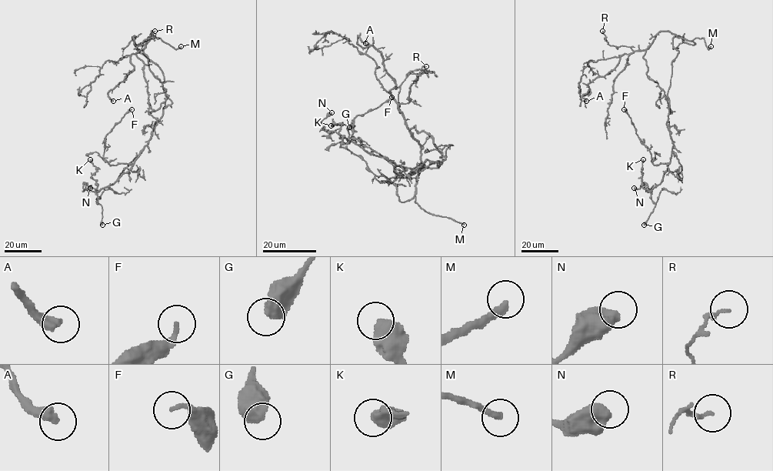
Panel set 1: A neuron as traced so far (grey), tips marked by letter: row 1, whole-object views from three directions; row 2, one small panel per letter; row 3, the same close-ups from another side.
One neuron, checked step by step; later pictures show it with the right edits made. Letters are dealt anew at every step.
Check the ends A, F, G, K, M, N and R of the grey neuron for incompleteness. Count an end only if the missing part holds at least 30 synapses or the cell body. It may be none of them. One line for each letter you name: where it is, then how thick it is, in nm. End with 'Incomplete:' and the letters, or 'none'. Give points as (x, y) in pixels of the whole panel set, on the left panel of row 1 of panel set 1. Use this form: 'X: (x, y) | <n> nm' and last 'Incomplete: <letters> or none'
A: (113, 101) | 400 nm
M: (181, 46) | 280 nm
Incomplete: A, M

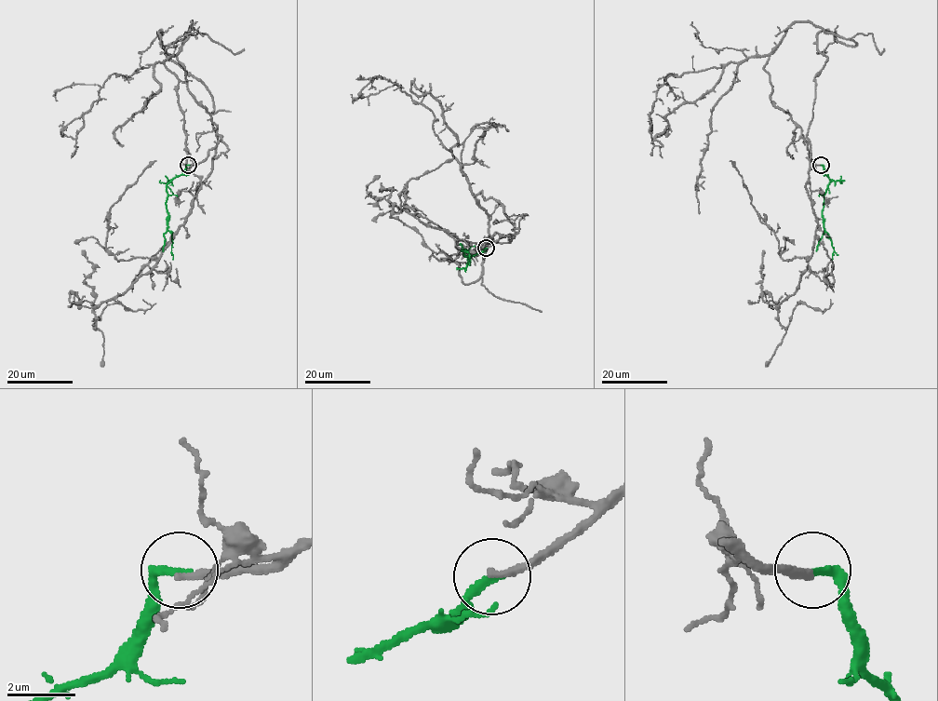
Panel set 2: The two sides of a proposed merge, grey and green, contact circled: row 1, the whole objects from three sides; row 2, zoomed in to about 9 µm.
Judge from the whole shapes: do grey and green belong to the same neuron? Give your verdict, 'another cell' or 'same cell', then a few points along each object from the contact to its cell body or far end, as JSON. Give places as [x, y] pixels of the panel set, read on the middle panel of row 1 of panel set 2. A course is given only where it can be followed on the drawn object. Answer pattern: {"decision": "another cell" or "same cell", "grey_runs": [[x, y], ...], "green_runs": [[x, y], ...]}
{"decision": "same cell", "grey_runs": [[486, 248], [518, 230], [494, 198], [474, 195], [435, 133], [434, 114], [381, 76], [363, 93]], "green_runs": [[486, 248], [469, 257], [462, 250], [469, 253], [469, 260]]}

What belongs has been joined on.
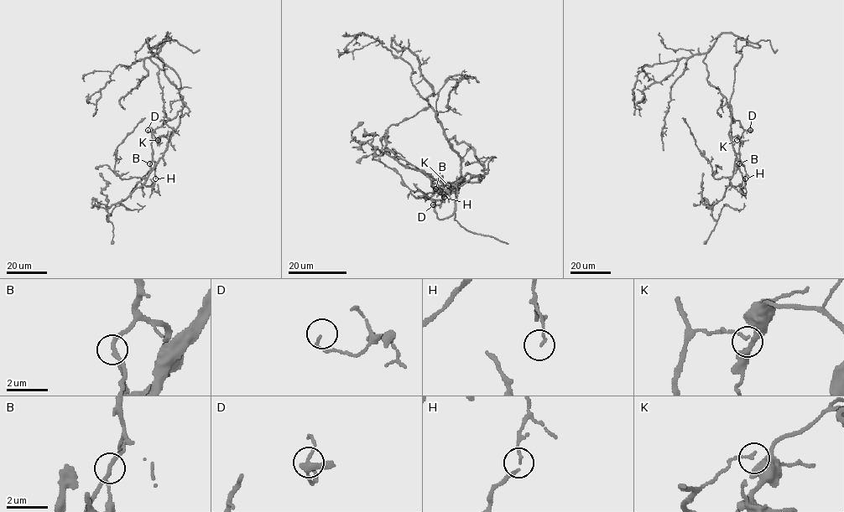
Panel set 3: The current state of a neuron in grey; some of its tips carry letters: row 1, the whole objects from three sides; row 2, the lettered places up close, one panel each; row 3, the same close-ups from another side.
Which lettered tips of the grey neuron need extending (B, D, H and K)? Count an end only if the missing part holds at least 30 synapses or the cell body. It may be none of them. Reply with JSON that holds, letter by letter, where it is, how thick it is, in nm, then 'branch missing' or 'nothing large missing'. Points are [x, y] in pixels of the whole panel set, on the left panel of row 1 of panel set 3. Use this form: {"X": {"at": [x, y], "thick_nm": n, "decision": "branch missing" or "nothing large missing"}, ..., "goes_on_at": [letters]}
{"B": {"at": [149, 163], "thick_nm": 140, "decision": "nothing large missing"}, "D": {"at": [148, 130], "thick_nm": 110, "decision": "nothing large missing"}, "H": {"at": [155, 178], "thick_nm": 90, "decision": "nothing large missing"}, "K": {"at": [158, 140], "thick_nm": 90, "decision": "nothing large missing"}, "goes_on_at": []}

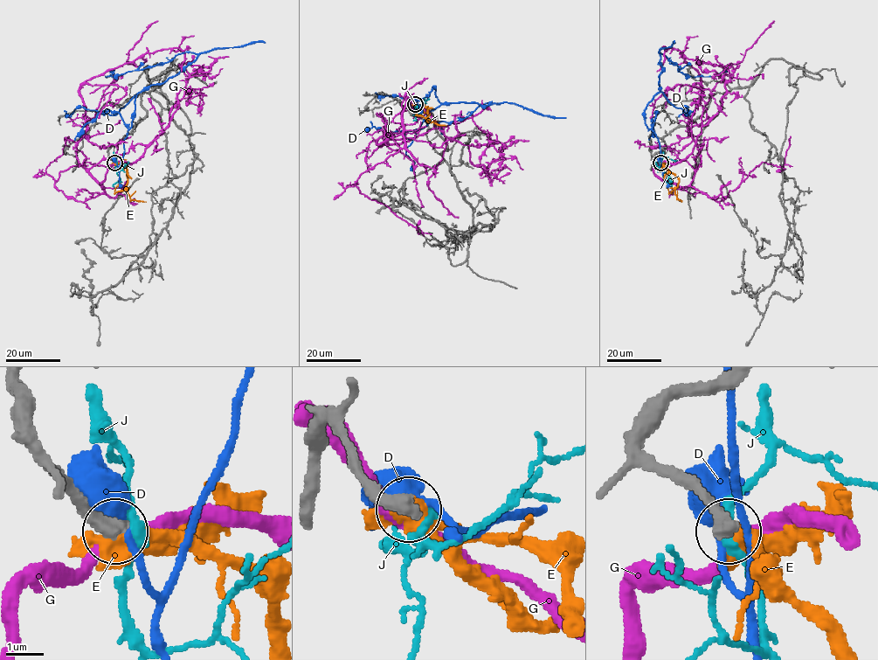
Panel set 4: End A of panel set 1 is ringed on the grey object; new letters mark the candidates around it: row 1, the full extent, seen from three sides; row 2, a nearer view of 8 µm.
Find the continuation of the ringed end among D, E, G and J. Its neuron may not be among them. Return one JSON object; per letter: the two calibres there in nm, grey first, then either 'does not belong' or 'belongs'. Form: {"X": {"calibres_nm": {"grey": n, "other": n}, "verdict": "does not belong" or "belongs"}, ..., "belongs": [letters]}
{"D": {"calibres_nm": {"grey": 500, "other": 600}, "verdict": "does not belong"}, "E": {"calibres_nm": {"grey": 440, "other": 550}, "verdict": "belongs"}, "G": {"calibres_nm": {"grey": 440, "other": 360}, "verdict": "does not belong"}, "J": {"calibres_nm": {"grey": 420, "other": 320}, "verdict": "does not belong"}, "belongs": ["E"]}

